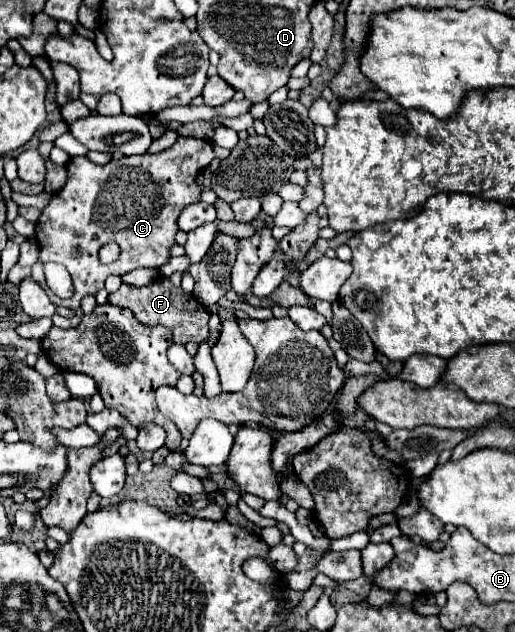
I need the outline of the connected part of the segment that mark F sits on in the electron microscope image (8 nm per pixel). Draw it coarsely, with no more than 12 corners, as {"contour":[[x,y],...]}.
{"contour":[[158,277],[122,283],[112,305],[144,325],[164,325],[174,343],[208,339],[208,309]]}

